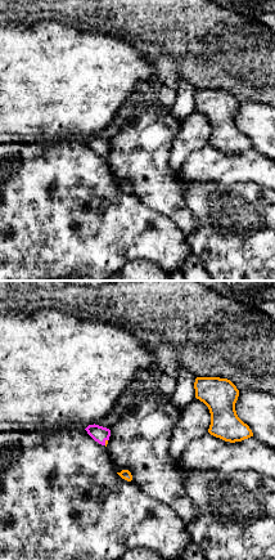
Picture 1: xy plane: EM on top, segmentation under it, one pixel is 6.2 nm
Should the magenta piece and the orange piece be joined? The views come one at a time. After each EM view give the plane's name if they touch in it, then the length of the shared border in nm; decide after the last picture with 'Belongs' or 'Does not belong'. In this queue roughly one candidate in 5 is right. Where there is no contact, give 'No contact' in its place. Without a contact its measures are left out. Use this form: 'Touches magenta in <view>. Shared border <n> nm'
Touches magenta in xy. Shared border 40 nm

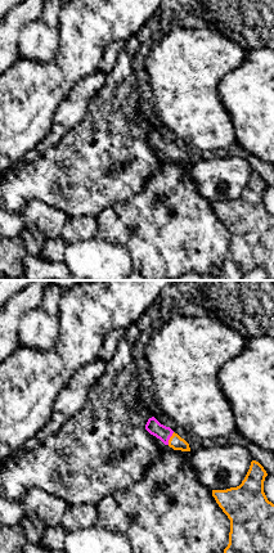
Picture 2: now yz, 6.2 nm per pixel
Touches magenta in yz. Shared border 90 nm

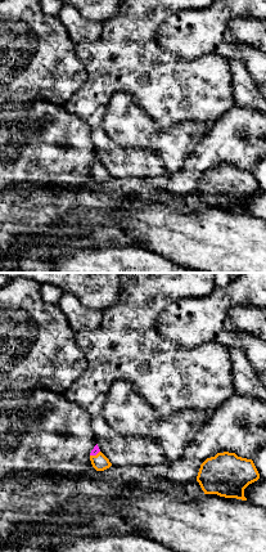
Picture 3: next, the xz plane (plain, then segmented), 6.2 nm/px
Touches magenta in xz. Shared border 70 nm

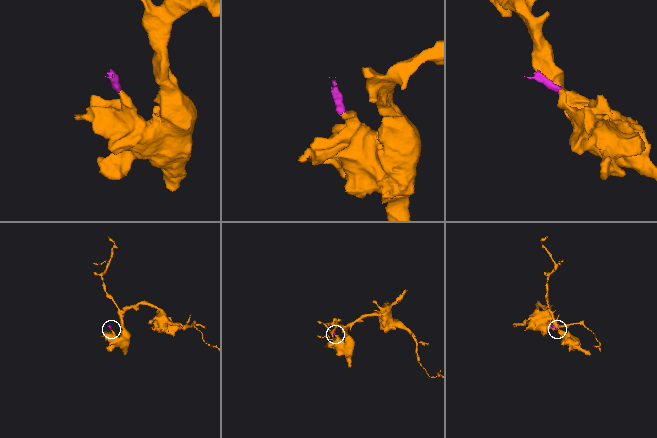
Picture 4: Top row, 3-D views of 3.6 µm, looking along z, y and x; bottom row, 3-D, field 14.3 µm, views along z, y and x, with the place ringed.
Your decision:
Belongs

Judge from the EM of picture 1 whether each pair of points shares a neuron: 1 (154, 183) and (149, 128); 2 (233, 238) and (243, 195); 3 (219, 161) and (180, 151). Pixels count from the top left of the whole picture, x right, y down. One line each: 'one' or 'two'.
1: one
2: one
3: two

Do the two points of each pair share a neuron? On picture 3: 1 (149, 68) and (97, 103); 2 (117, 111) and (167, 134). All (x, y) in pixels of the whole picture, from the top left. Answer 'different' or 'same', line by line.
1: same
2: same

